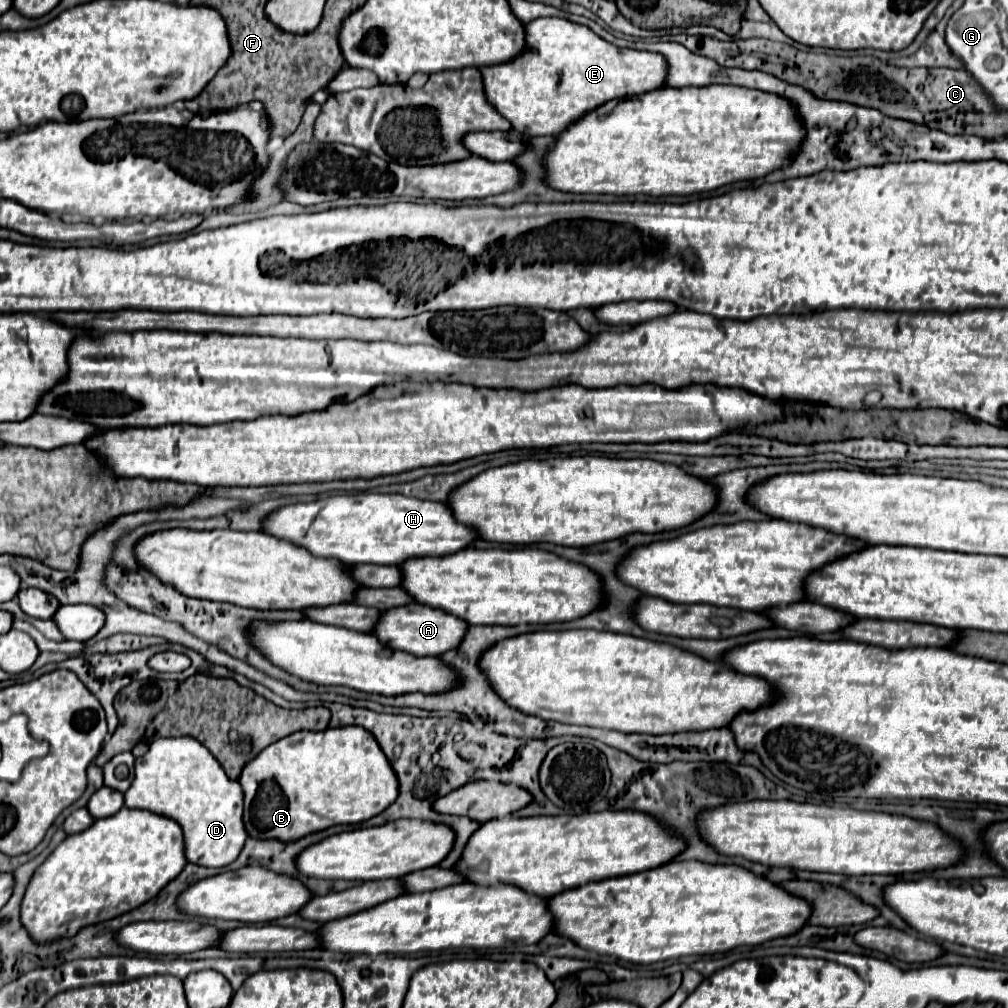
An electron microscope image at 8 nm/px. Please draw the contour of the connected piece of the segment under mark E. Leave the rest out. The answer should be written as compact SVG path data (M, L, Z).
M559 17L533 19L529 23L523 23L523 29L527 29L527 47L523 49L523 55L519 55L519 59L511 59L511 63L501 63L499 67L479 69L485 83L485 95L489 97L487 103L491 103L491 107L495 107L495 111L499 111L521 135L557 137L569 123L603 105L605 101L641 95L663 87L667 63L659 53L619 49L595 35L589 27Z

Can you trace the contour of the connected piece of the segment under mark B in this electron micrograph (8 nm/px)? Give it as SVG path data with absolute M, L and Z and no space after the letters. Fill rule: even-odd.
M339 727L325 731L297 731L279 739L263 751L263 775L253 767L245 767L239 785L243 787L243 823L247 835L255 839L279 839L283 843L297 841L309 833L329 829L333 825L363 823L387 809L399 793L397 777L387 757L363 727Z

